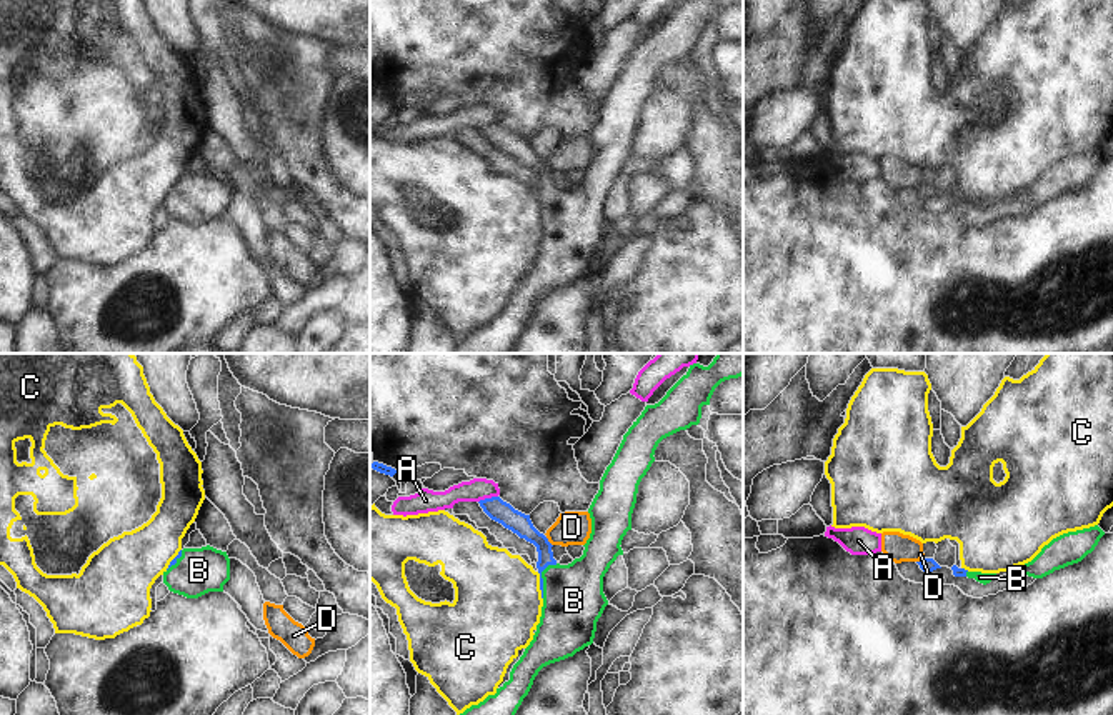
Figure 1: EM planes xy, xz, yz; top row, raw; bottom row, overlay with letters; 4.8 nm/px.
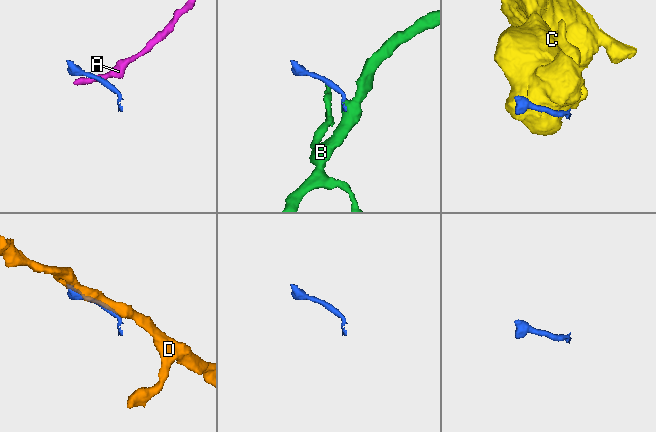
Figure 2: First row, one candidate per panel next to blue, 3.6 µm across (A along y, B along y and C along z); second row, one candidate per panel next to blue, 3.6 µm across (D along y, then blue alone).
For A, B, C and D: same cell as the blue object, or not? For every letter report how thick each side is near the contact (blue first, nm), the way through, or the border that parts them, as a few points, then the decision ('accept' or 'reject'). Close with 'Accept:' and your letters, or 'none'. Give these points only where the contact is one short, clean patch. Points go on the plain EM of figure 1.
A: calibres 110 and 110 nm; border xz (497, 122), (479, 129); reject
B: calibres 90 and 300 nm; way xz (524, 155), (544, 174), (540, 204), (550, 204), (573, 227); accept
C: calibres 80 and 420 nm; border xz (537, 199), (542, 225); reject
D: calibres 110 and 160 nm; reject
Accept: B

